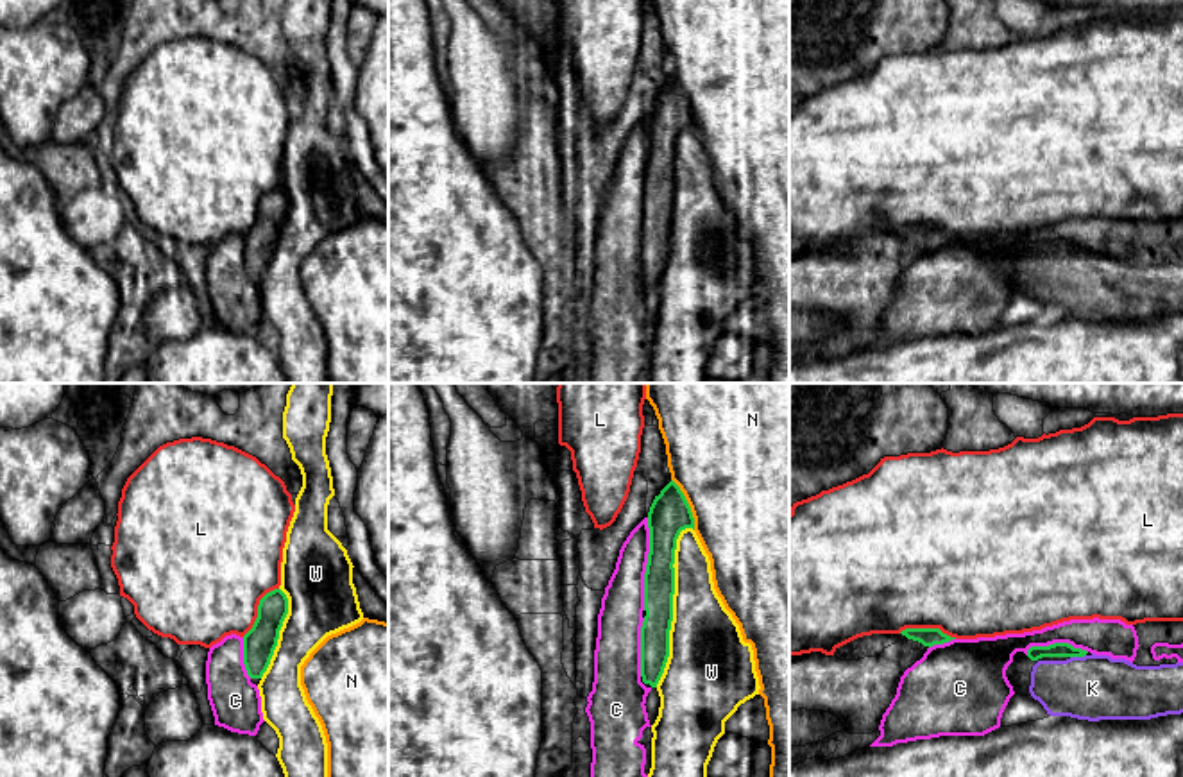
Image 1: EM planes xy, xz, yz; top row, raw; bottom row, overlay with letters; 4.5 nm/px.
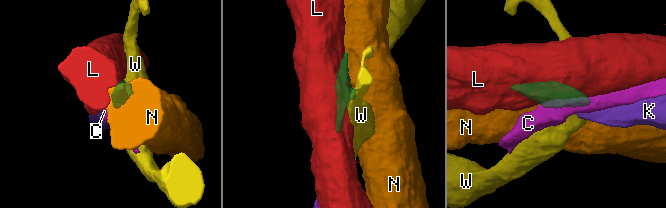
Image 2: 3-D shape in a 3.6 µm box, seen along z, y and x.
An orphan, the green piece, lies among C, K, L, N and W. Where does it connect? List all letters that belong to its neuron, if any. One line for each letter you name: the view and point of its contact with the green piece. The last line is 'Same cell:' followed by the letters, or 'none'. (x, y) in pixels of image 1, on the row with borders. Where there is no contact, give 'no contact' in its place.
K: yz (1078, 656)
Same cell: K

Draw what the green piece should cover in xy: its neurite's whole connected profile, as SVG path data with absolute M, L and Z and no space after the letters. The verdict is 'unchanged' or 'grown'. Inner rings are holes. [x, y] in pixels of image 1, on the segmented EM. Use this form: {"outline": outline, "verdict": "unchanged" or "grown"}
{"outline": "M274 589L260 600L258 618L243 636L243 664L251 679L261 679L267 671L286 614L288 598L281 589Z", "verdict": "unchanged"}

